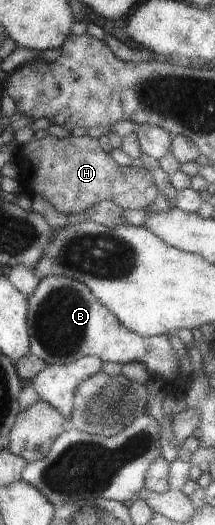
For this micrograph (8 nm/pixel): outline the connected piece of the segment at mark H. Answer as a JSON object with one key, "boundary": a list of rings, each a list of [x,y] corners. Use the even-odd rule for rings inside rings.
{"boundary":[[[69,135],[62,139],[51,139],[49,136],[40,140],[31,140],[28,144],[19,146],[17,157],[19,165],[20,184],[26,186],[22,190],[30,191],[30,194],[40,191],[60,212],[64,214],[79,213],[89,209],[92,205],[104,201],[110,201],[123,209],[148,209],[148,207],[158,198],[158,189],[147,168],[118,166],[112,160],[110,153],[106,154],[96,138],[84,135],[75,137]]]}

